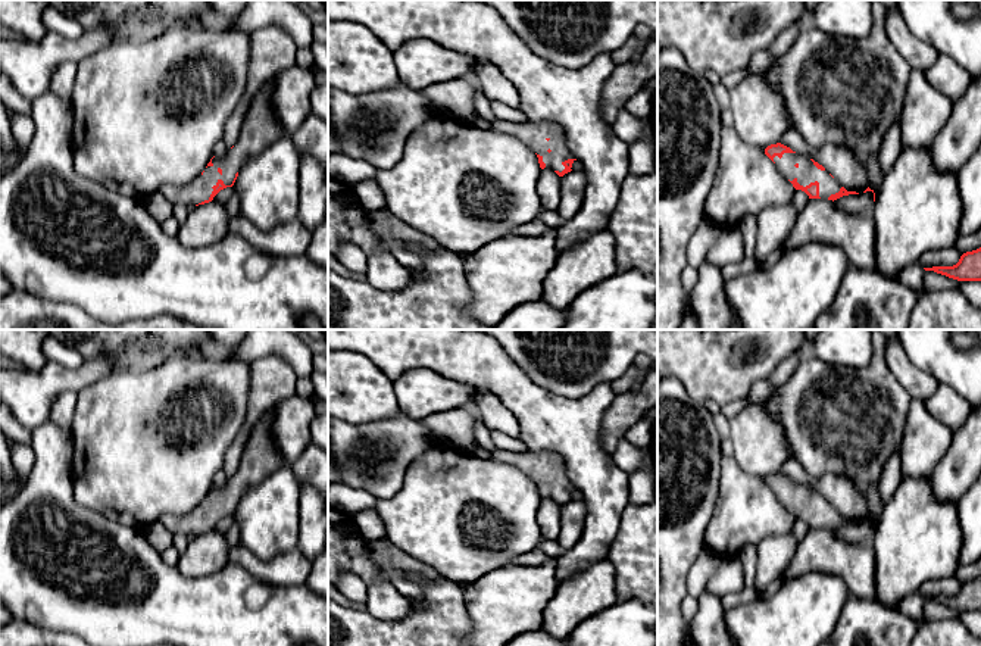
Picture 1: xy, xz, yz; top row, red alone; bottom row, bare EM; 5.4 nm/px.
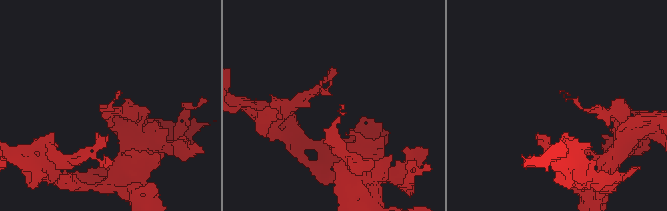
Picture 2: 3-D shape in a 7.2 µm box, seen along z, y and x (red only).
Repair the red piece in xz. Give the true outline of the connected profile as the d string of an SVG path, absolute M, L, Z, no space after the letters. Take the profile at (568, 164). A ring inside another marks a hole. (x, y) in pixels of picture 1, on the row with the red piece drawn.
M494 121L488 129L518 137L535 152L541 169L550 168L559 177L571 172L577 160L566 147L562 128L553 122Z

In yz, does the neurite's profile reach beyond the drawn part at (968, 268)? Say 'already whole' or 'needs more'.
already whole

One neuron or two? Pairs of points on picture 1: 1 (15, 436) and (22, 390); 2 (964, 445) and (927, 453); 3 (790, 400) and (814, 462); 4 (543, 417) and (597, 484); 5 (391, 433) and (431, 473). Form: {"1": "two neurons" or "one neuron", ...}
{"1": "two neurons", "2": "two neurons", "3": "one neuron", "4": "one neuron", "5": "two neurons"}

